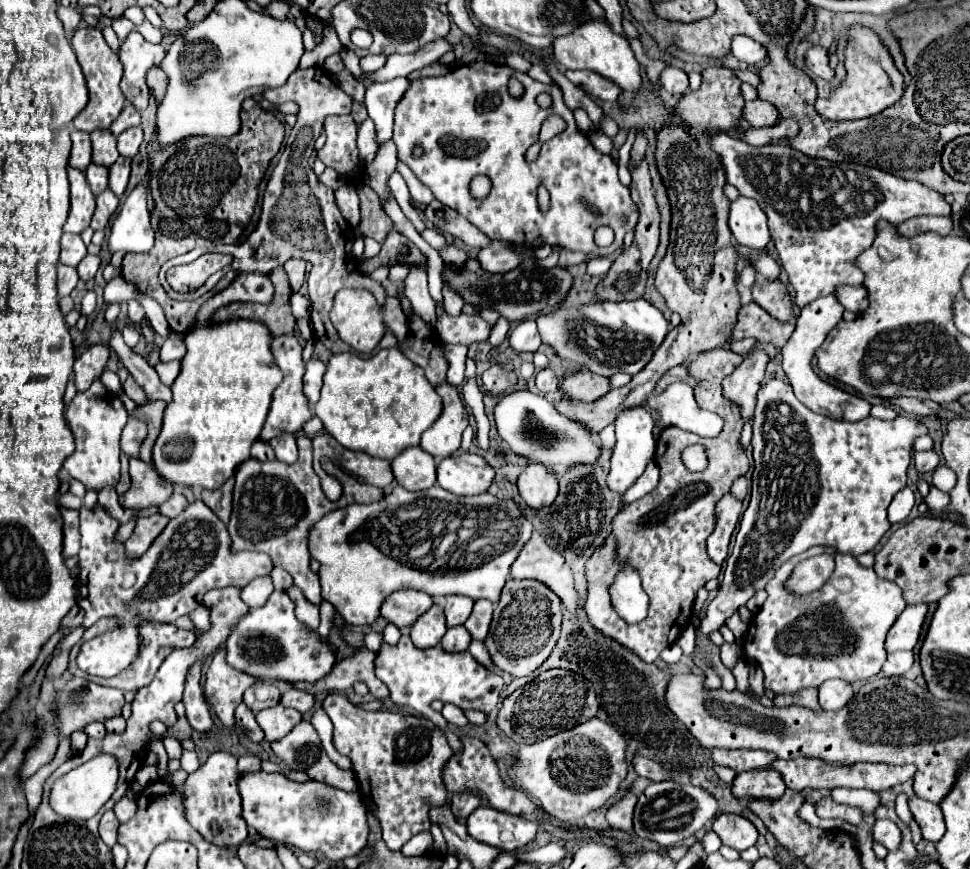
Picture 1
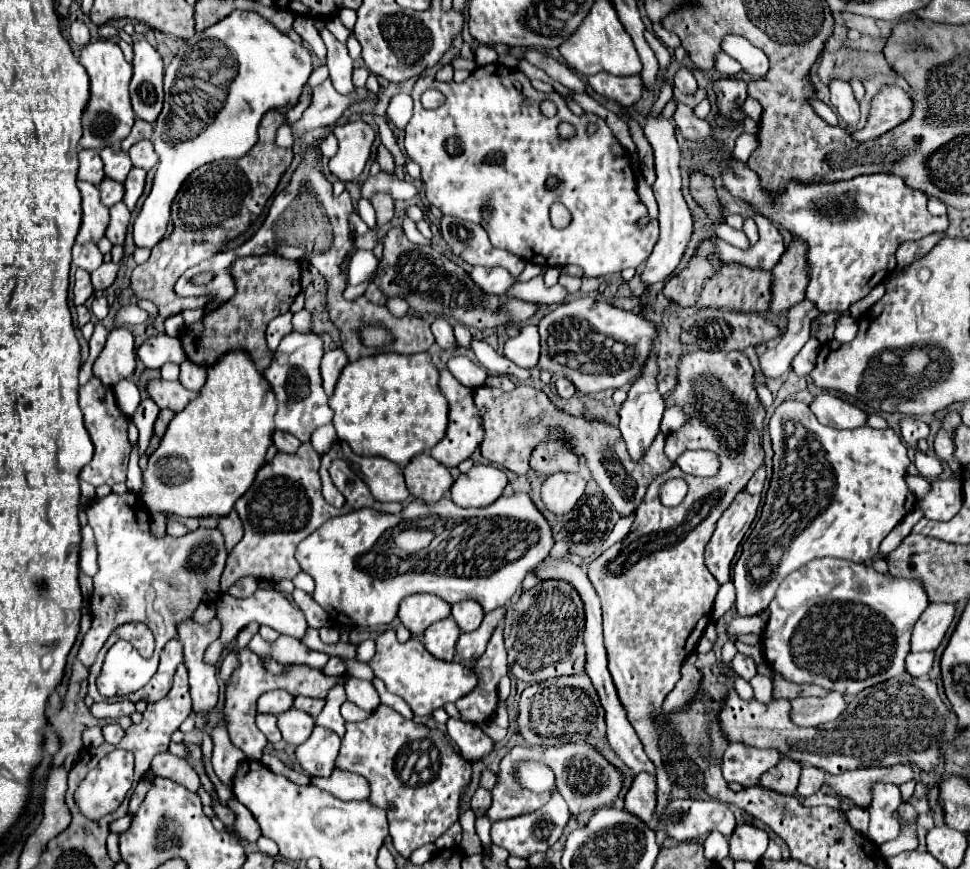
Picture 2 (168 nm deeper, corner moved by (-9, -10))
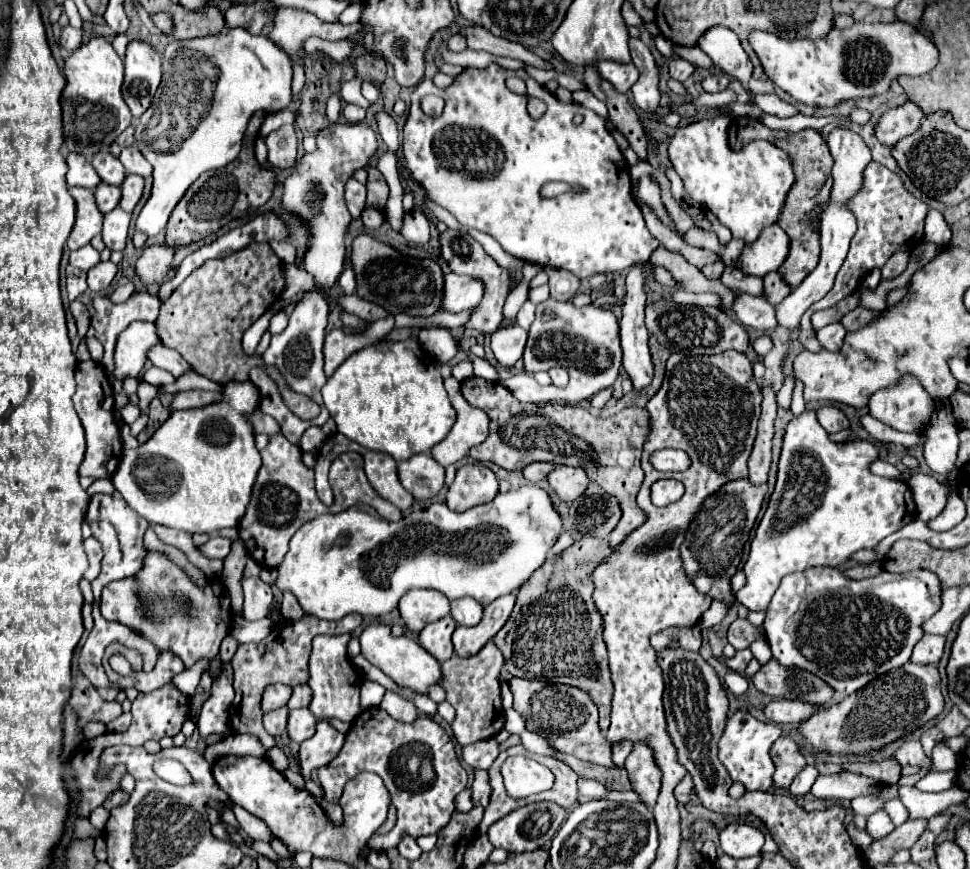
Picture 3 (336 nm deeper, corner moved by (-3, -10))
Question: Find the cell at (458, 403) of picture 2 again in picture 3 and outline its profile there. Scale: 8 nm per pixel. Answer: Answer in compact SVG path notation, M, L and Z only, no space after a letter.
M455 377L445 379L445 389L449 393L449 401L457 411L457 421L449 435L433 447L433 459L439 461L439 465L455 465L459 463L471 447L483 443L489 433L489 417L483 409L471 407L463 395L461 385Z

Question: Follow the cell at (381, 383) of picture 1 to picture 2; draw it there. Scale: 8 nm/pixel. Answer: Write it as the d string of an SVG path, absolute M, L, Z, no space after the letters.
M379 353L373 357L347 363L335 385L335 393L329 399L329 407L335 413L333 425L337 437L345 441L357 455L385 457L403 469L415 455L429 451L445 437L449 409L447 399L441 395L437 387L437 379L439 375L435 365L431 363L429 353L417 353L417 355Z

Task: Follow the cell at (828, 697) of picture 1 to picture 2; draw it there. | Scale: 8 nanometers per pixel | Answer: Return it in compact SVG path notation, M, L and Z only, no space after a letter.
M833 691L827 697L801 697L791 701L791 717L797 725L803 727L819 727L823 723L835 721L845 709L847 703L841 693Z

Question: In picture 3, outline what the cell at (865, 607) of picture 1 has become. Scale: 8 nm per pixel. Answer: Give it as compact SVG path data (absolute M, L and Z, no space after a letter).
M815 567L811 571L787 575L769 603L769 613L763 623L765 637L771 645L773 657L787 667L803 667L819 675L837 693L851 695L867 685L877 675L901 667L909 661L915 643L923 637L923 621L927 621L941 607L941 583L929 569L917 569L907 575L883 571L877 577L853 581L833 567Z

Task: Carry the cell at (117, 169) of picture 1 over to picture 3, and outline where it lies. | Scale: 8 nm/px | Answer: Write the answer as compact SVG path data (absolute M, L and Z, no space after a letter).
M127 175L121 185L121 193L123 193L121 209L127 213L133 213L135 205L143 195L143 179L139 179L139 175Z

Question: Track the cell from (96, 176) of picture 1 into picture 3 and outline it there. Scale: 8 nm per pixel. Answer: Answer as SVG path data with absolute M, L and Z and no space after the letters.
M99 183L95 189L95 199L97 199L97 207L101 213L109 213L119 205L121 199L121 189L119 187L111 187L107 183Z

